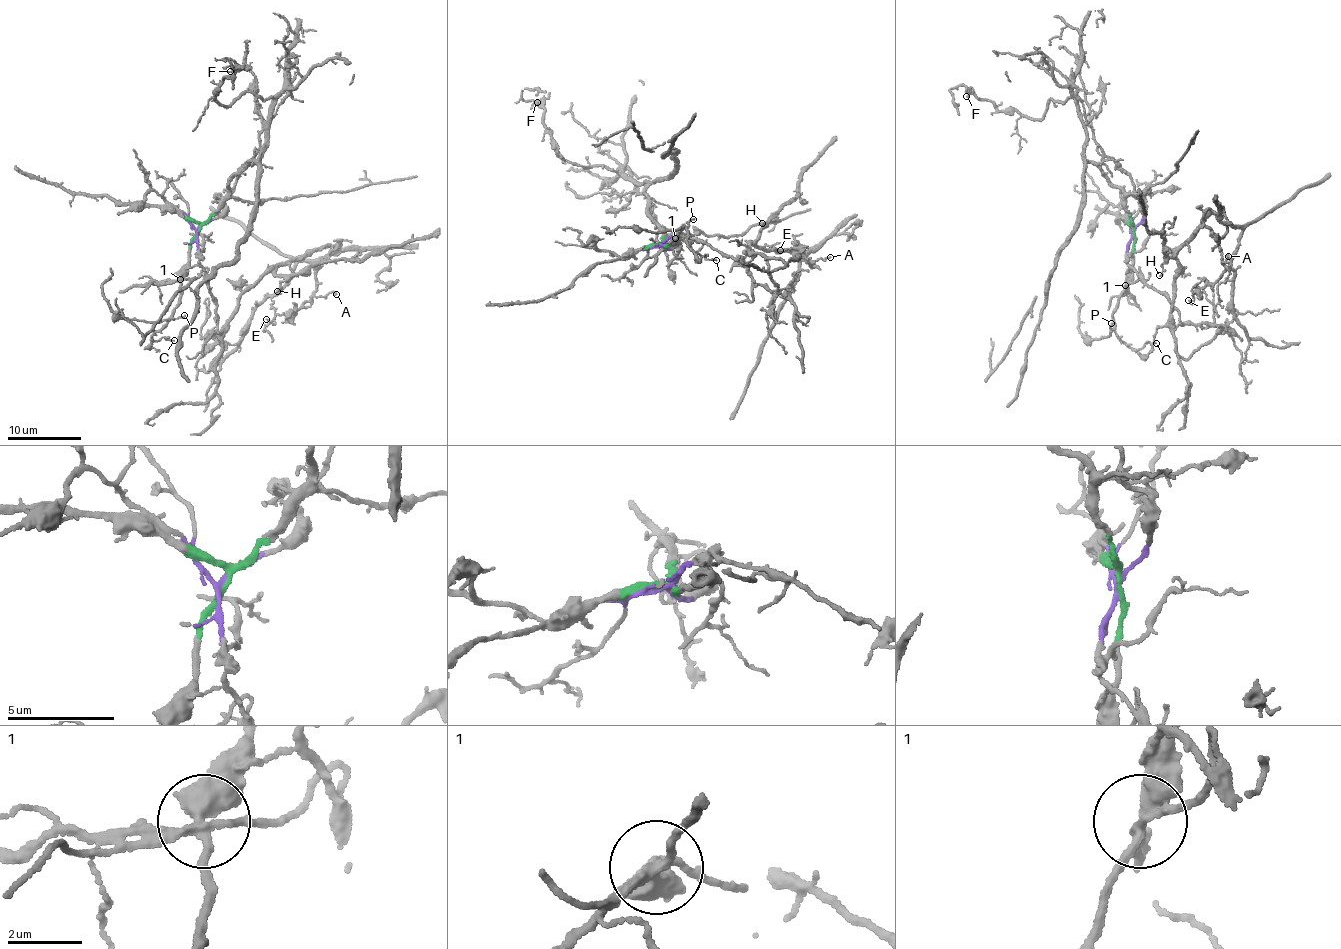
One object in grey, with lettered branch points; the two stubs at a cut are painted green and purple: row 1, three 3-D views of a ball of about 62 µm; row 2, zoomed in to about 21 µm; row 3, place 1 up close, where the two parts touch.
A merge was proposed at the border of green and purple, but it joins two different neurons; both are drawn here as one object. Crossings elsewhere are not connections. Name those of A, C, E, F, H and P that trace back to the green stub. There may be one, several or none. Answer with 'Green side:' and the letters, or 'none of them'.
Green side: C, F, P

